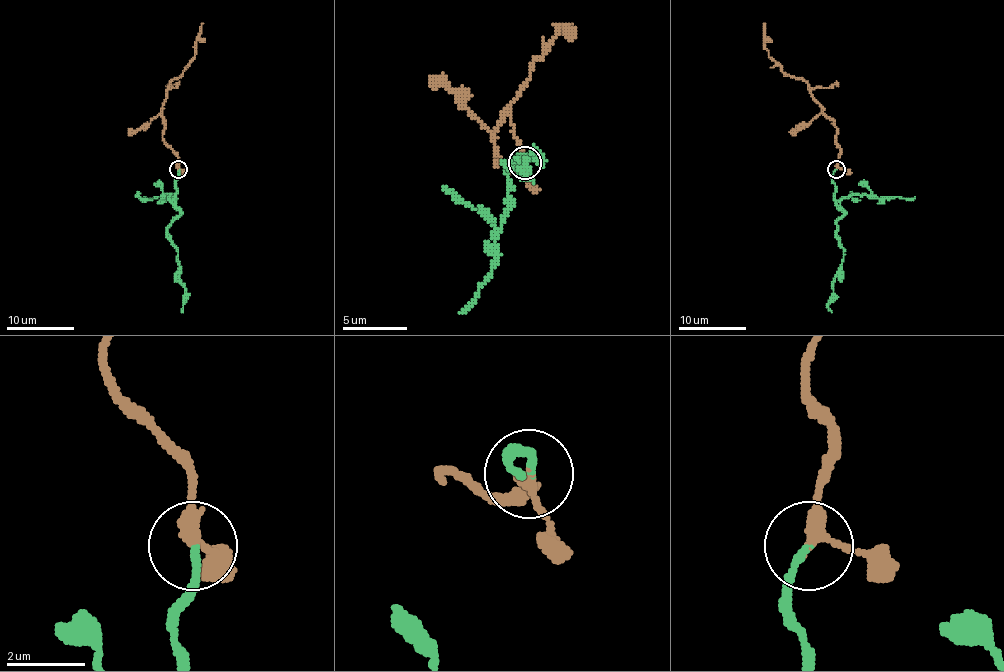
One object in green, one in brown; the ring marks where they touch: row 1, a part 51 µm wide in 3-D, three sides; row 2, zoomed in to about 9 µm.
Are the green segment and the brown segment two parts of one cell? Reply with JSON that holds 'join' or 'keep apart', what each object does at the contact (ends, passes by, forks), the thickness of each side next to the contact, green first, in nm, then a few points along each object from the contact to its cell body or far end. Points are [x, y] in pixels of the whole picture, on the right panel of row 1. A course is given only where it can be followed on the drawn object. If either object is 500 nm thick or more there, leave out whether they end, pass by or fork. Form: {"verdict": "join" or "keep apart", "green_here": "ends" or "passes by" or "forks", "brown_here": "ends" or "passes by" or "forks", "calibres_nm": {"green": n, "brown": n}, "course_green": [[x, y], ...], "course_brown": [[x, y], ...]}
{"verdict": "join", "green_here": "ends", "brown_here": "passes by", "calibres_nm": {"green": 190, "brown": 280}, "course_green": [[836, 169], [835, 205], [843, 215], [836, 224], [836, 239], [843, 252], [833, 300], [828, 305], [831, 312]], "course_brown": [[836, 169], [840, 152], [836, 130], [809, 86], [787, 76], [768, 55], [765, 23]]}

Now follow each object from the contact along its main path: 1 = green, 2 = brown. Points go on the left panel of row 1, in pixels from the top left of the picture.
1: (178, 169), (174, 205), (179, 215), (171, 224), (167, 239), (178, 252), (179, 281), (184, 288), (181, 312)
2: (178, 169), (176, 152), (164, 140), (162, 106), (167, 86), (181, 76), (195, 55), (196, 37), (203, 23)

